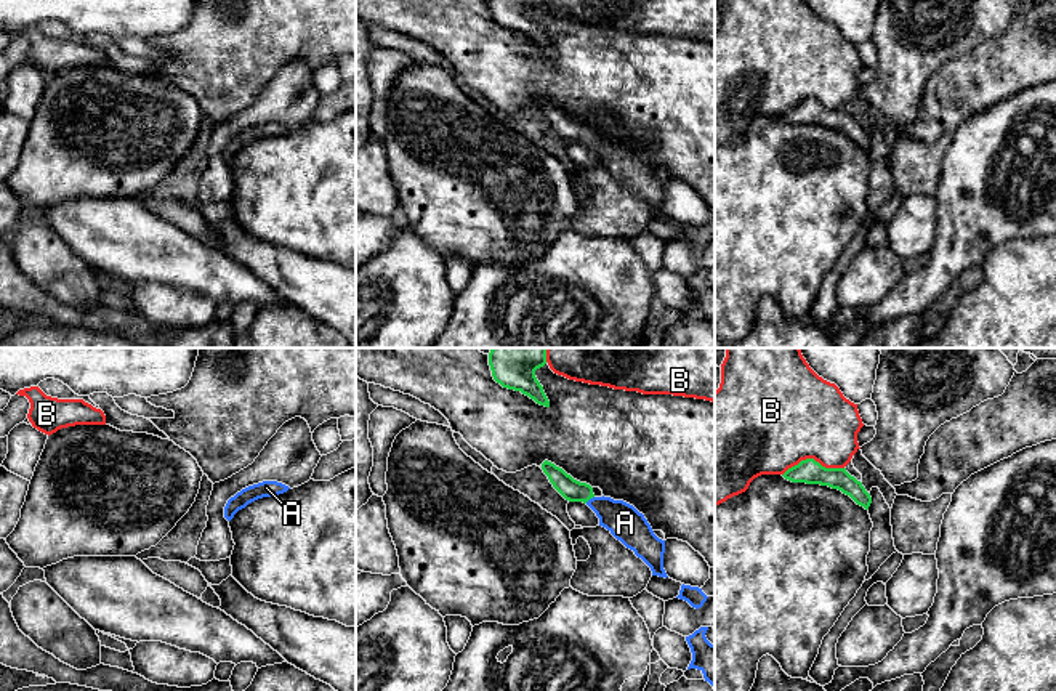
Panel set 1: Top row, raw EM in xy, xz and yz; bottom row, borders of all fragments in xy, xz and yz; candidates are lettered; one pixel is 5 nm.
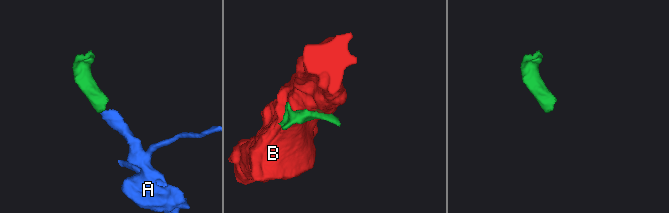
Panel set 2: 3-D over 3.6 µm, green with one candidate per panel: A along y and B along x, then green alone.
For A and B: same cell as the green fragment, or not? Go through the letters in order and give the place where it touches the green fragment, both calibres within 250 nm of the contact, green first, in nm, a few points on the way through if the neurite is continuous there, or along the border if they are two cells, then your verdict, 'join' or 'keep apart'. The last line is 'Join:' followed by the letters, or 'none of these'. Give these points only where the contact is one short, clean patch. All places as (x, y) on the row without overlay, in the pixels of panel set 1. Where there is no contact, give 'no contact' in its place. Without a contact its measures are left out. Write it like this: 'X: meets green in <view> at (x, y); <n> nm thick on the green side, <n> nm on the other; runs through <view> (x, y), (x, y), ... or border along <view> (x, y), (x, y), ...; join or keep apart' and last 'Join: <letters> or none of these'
A: meets green in xz at (588, 140); 110 nm thick on the green side, 180 nm on the other; runs through xz (571, 130), (580, 132), (588, 140), (625, 164); join
B: meets green in yz at (813, 100); 120 nm thick on the green side, 480 nm on the other; keep apart
Join: A

